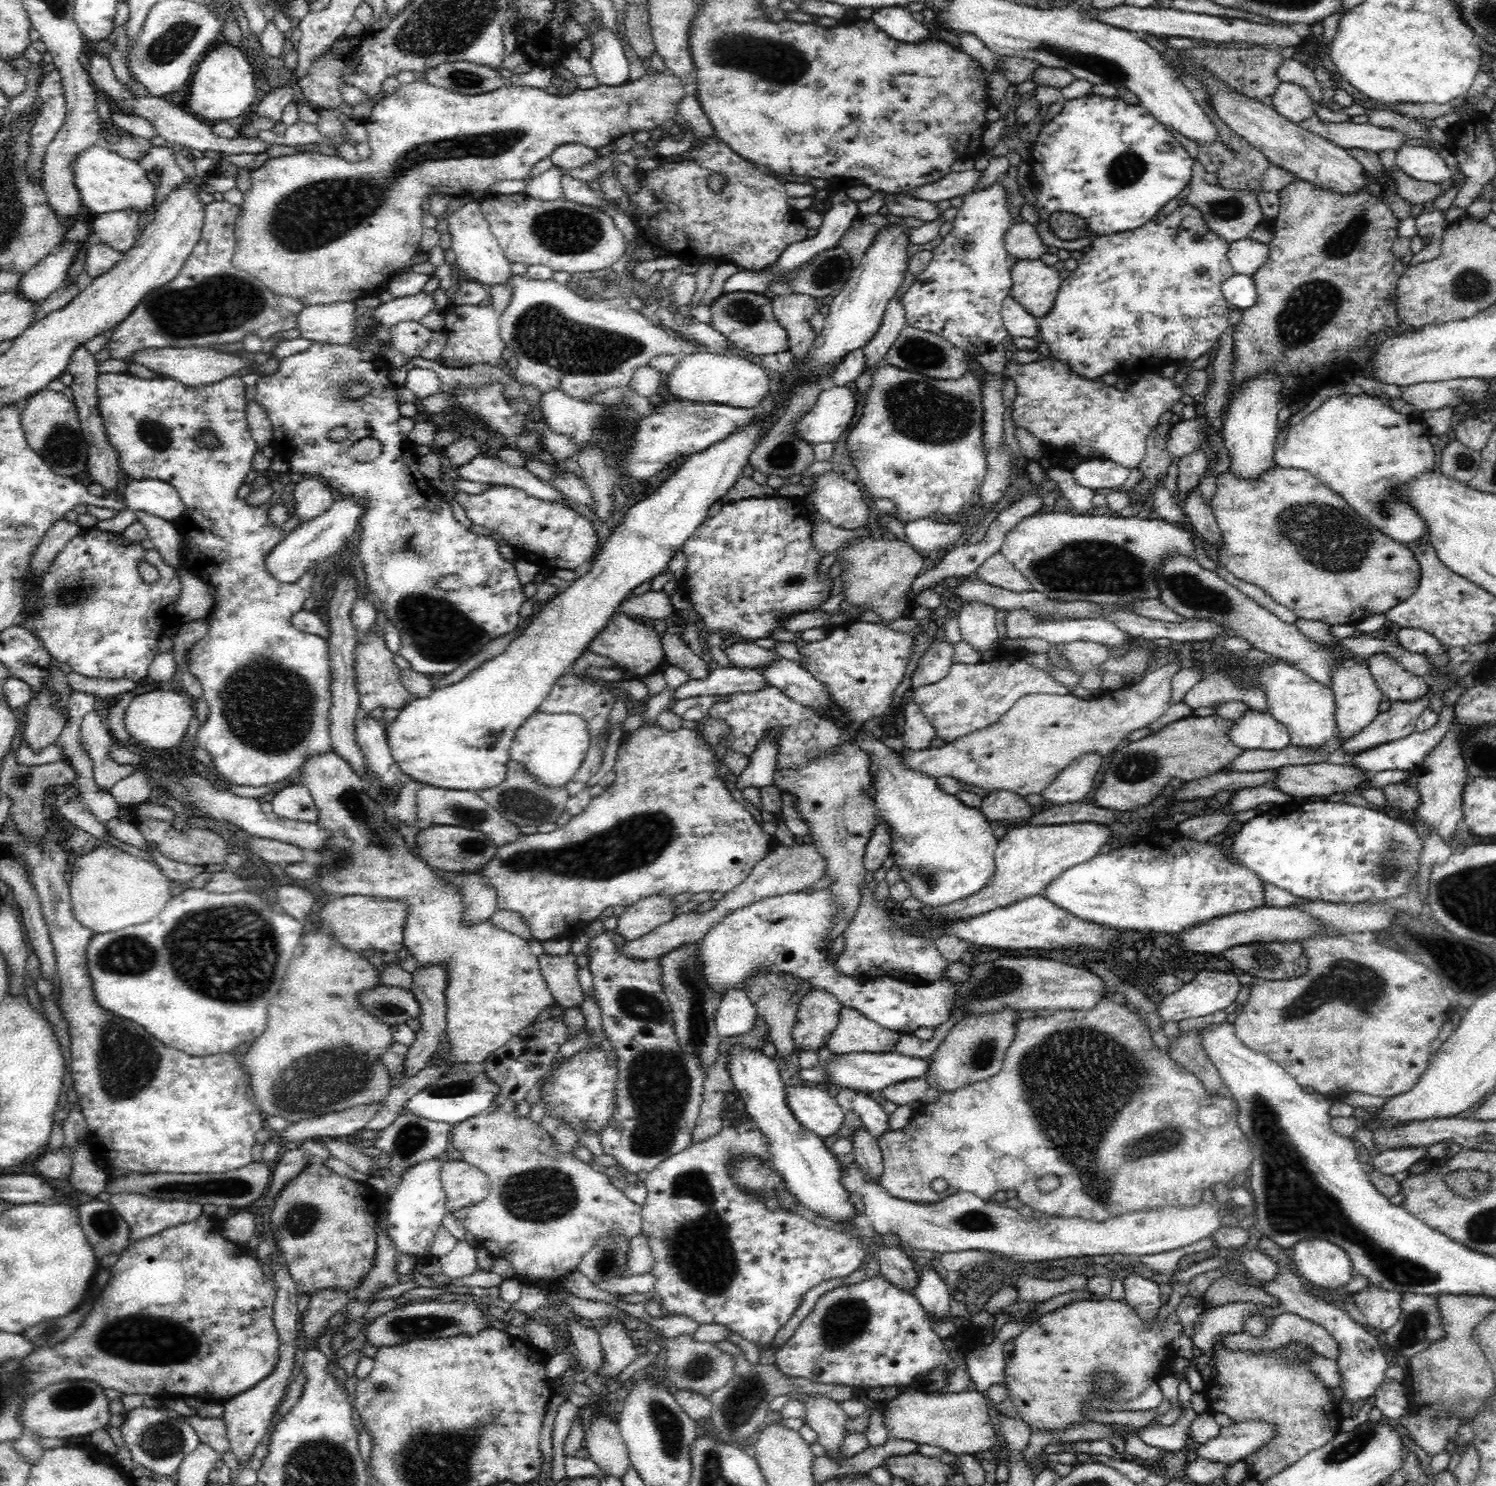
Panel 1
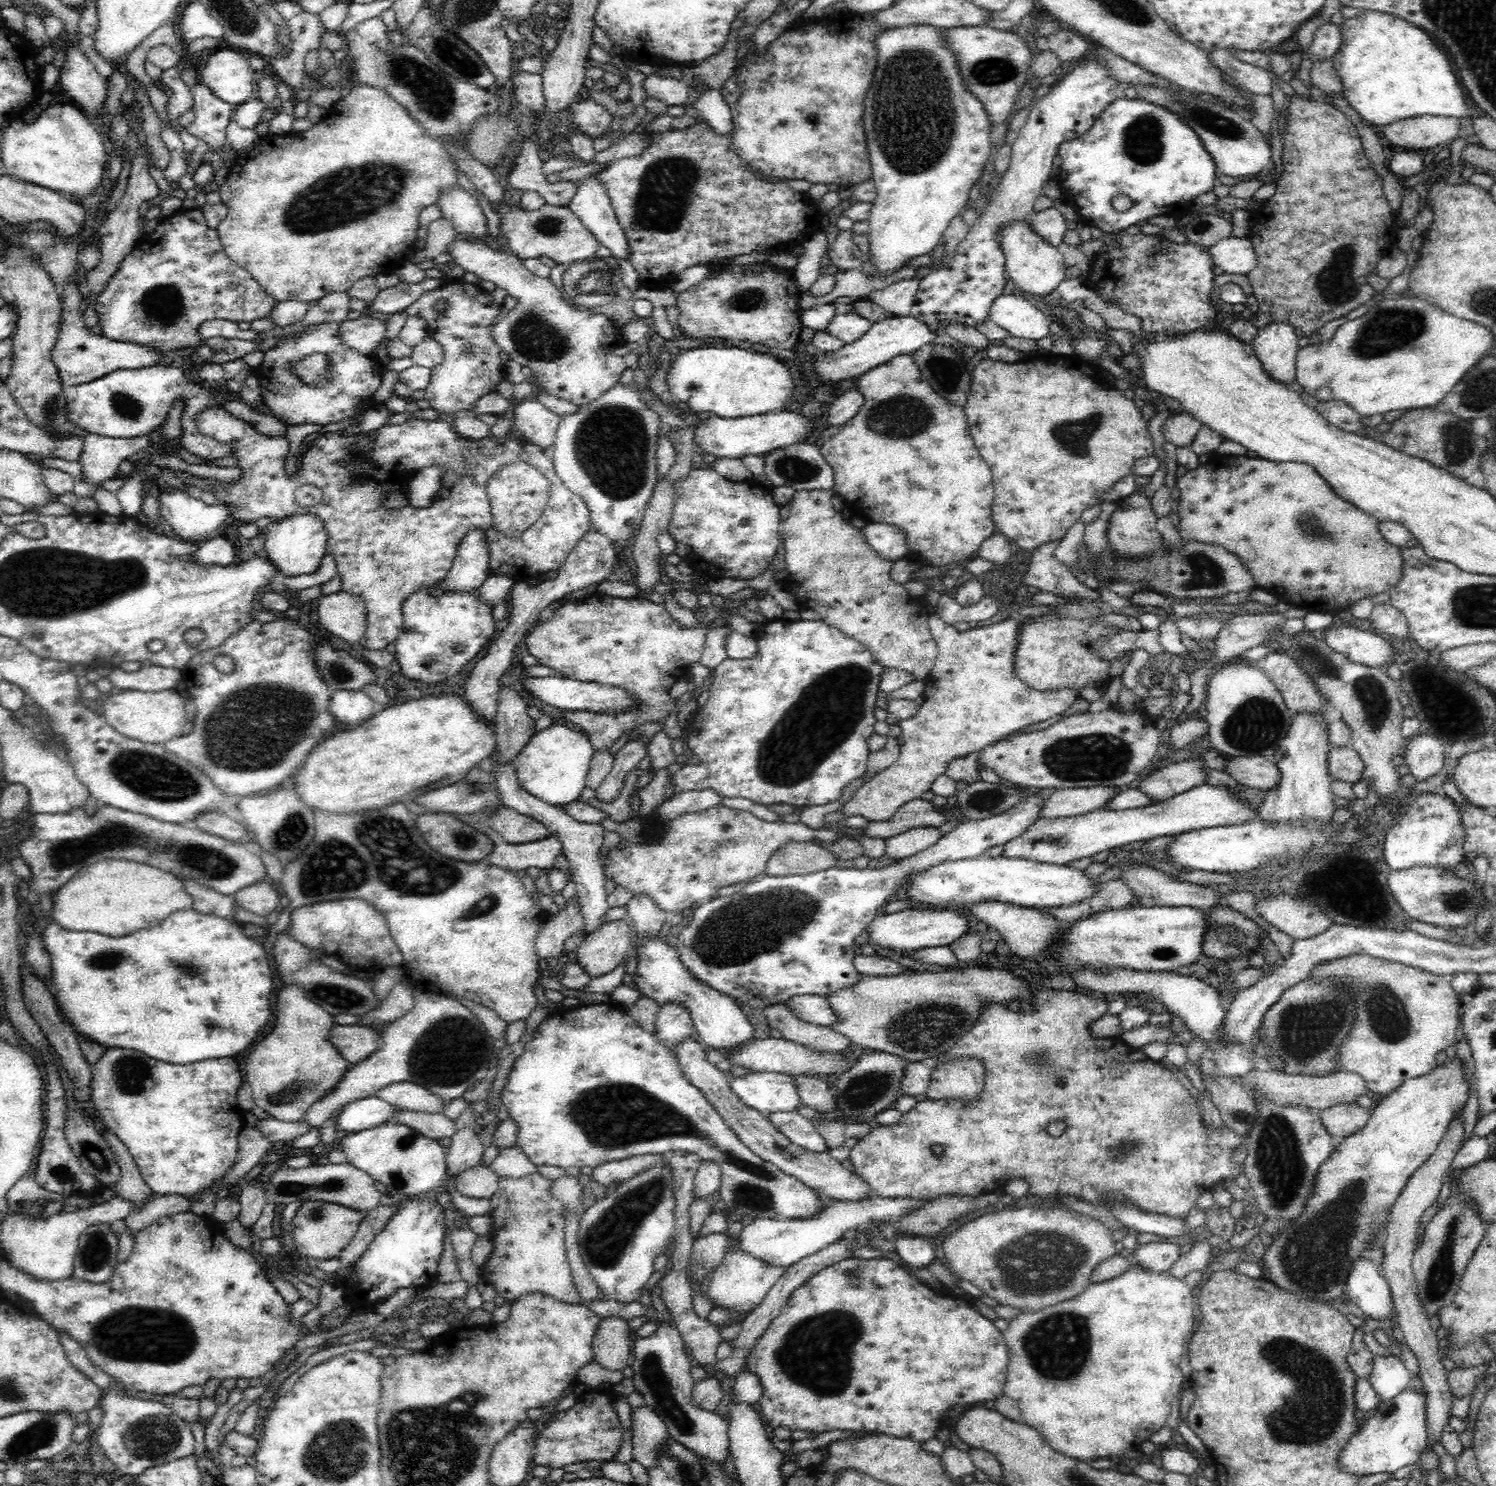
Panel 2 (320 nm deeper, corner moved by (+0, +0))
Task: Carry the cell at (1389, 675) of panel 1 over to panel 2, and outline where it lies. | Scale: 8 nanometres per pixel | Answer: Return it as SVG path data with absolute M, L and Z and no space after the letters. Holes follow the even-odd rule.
M1343 624L1331 629L1323 629L1317 636L1324 639L1332 650L1352 662L1381 668L1384 662L1392 661L1392 648L1380 635L1377 635L1377 631L1361 630Z

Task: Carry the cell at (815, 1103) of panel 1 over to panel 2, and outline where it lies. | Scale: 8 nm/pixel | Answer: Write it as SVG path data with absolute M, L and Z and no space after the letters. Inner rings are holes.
M750 1071L734 1076L728 1087L750 1108L763 1114L792 1112L800 1106L800 1097L790 1075Z

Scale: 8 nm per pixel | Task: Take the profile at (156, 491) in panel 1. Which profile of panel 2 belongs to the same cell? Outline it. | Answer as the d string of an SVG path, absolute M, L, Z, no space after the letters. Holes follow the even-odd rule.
M162 491L158 494L159 509L168 520L173 536L196 544L212 539L221 532L222 523L228 517L228 507L220 503L208 505L178 491Z

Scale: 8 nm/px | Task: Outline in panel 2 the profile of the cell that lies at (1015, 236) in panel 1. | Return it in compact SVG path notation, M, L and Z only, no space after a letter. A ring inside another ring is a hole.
M1052 207L1044 212L1031 214L1030 223L1032 223L1032 229L1052 246L1057 248L1064 243L1068 232L1067 220L1057 208Z

